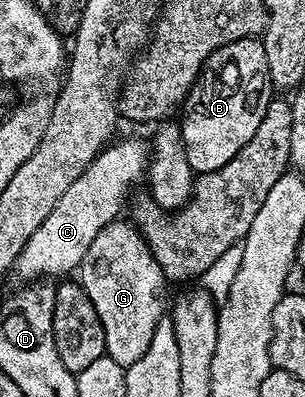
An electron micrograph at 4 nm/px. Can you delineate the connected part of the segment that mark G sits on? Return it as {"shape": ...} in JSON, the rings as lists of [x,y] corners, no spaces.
{"shape":[[[121,222],[100,230],[92,246],[88,246],[88,254],[84,254],[81,272],[82,288],[92,298],[105,328],[106,355],[123,366],[144,358],[158,333],[158,324],[168,312],[168,281],[141,231]]]}

